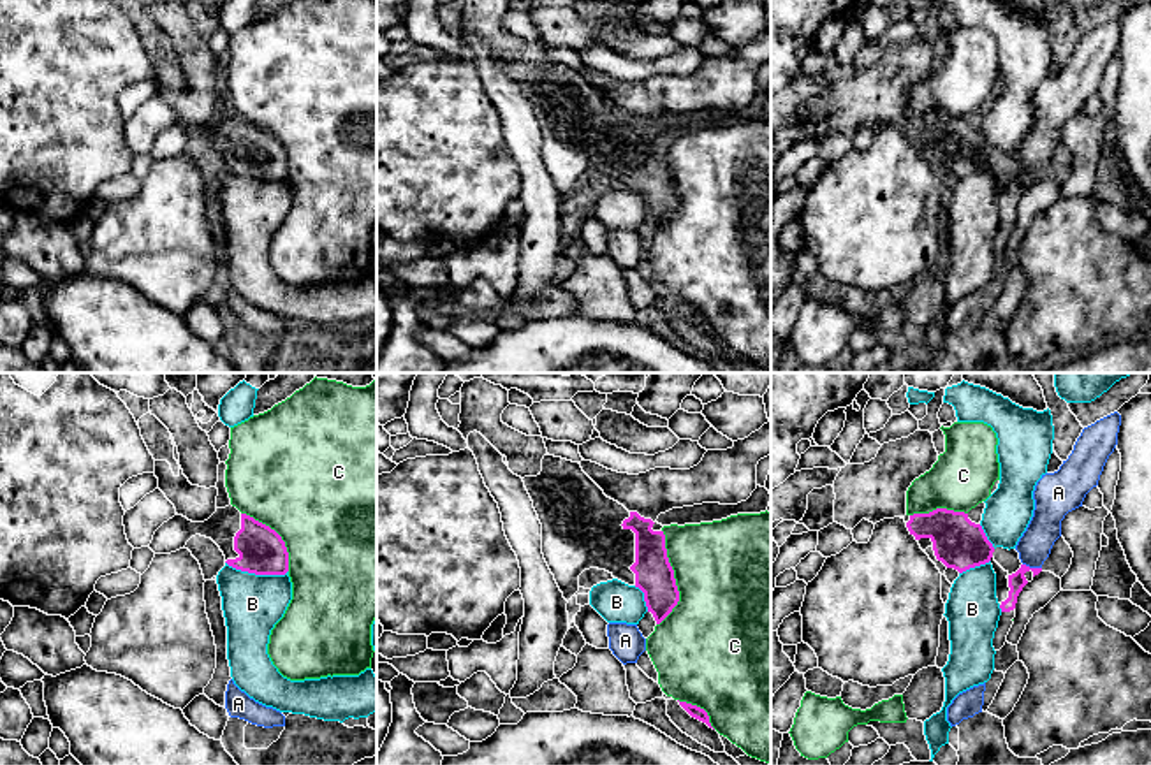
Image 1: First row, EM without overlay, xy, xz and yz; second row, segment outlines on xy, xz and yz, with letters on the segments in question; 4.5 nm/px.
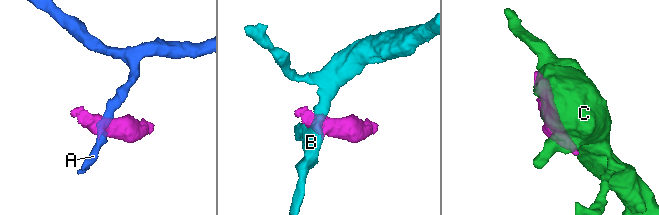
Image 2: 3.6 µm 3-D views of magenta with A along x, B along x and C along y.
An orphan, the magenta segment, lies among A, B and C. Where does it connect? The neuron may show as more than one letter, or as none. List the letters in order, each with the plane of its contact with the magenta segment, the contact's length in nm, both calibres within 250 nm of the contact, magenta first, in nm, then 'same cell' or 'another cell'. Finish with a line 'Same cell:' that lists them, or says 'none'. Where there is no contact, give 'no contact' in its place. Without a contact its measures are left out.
A: meets magenta in yz; contact 90 nm long; 80 nm thick on the magenta side, 150 nm on the other; another cell
B: meets magenta in xy; contact 300 nm long; 220 nm thick on the magenta side, 280 nm on the other; another cell
C: meets magenta in xz; contact 440 nm long; 180 nm thick on the magenta side, 480 nm on the other; another cell
Same cell: none

